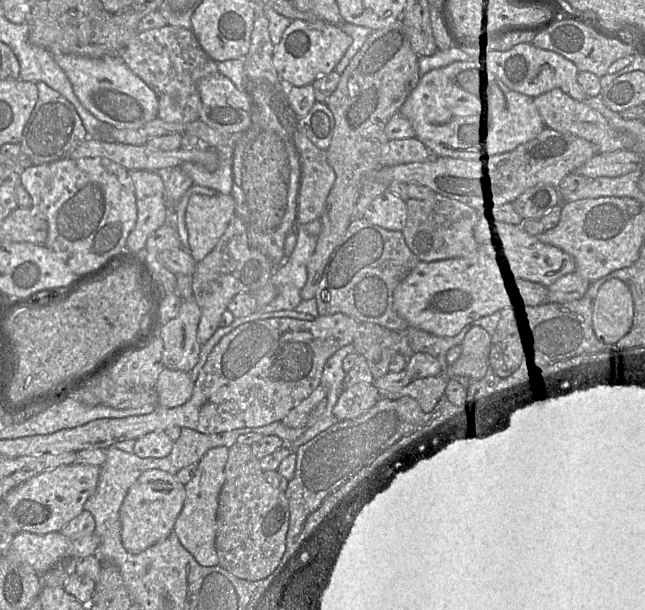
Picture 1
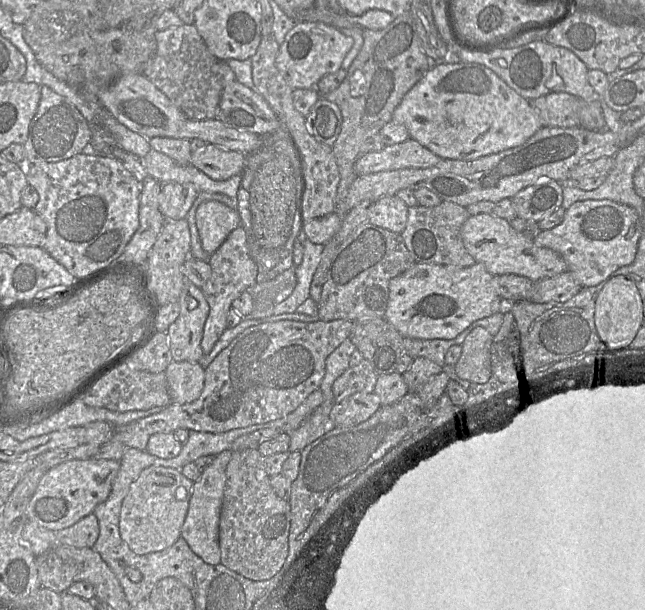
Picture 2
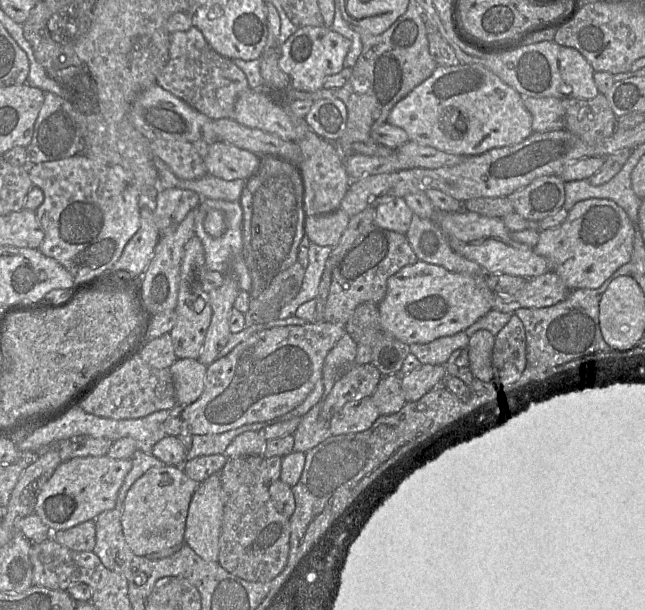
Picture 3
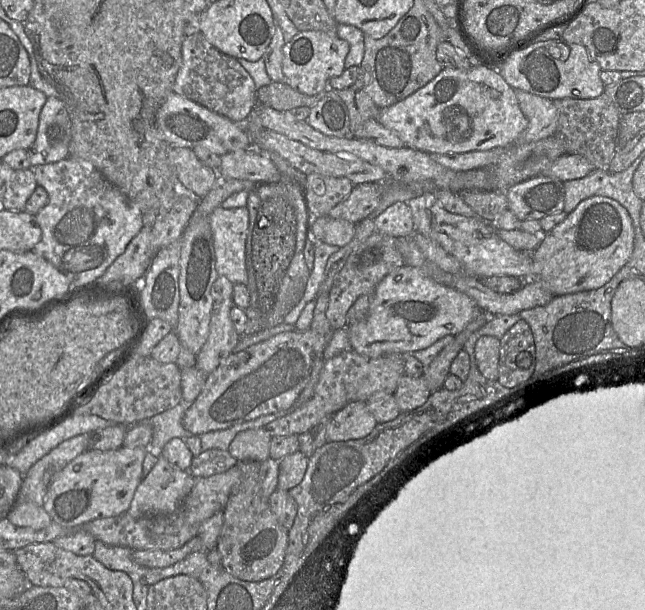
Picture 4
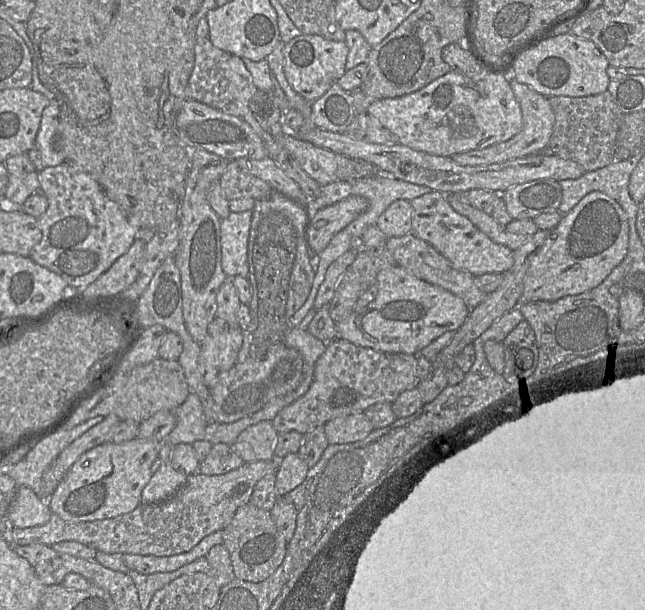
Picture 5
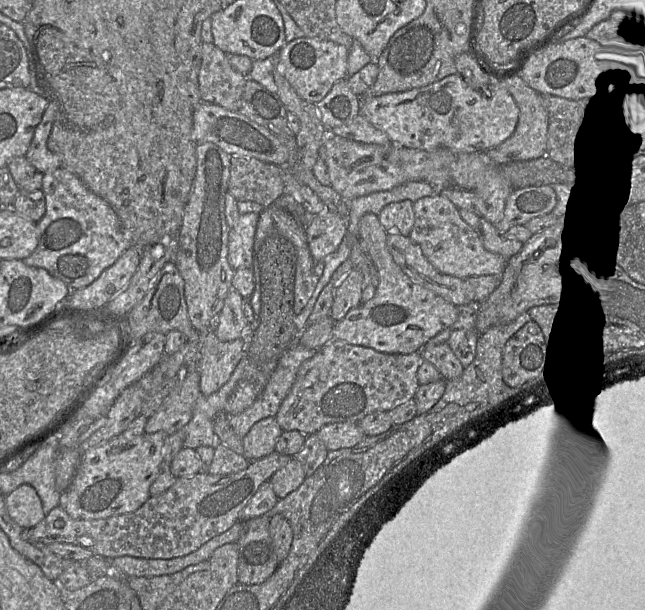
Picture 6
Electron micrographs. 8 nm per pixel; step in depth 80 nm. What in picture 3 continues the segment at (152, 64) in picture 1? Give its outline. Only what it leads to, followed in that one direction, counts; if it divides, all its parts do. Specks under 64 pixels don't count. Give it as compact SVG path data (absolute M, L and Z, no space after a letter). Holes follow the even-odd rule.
M195 26L187 31L170 33L169 60L156 83L212 120L232 118L238 94L249 88L245 73L231 59L218 54Z

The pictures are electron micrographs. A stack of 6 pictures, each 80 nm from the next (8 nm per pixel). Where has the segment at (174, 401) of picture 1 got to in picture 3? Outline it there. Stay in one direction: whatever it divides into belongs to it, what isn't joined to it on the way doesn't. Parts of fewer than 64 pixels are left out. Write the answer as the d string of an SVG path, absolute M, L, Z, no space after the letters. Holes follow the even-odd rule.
M193 358L177 359L170 367L177 403L195 402L204 390L207 366Z

